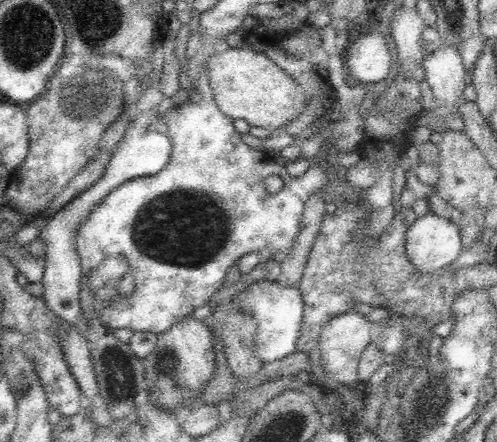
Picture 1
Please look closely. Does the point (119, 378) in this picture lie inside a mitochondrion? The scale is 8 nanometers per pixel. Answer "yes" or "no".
yes

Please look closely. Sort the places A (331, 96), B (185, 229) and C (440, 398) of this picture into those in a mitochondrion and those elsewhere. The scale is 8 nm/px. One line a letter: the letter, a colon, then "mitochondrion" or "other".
A: other
B: mitochondrion
C: mitochondrion

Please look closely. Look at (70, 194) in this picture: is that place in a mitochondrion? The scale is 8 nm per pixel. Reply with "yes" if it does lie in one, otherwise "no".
no

